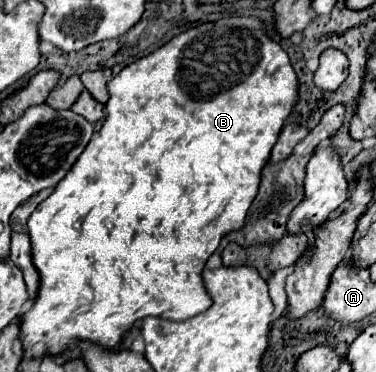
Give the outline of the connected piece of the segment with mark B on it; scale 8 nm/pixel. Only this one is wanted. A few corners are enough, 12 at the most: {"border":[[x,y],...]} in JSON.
{"border":[[255,16],[197,100],[195,24],[109,82],[29,216],[25,350],[187,320],[299,102]]}

